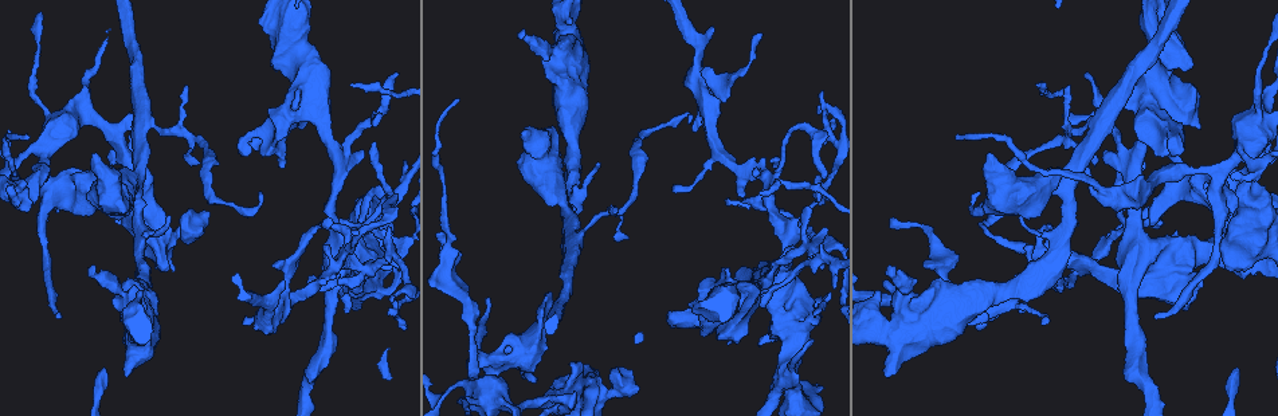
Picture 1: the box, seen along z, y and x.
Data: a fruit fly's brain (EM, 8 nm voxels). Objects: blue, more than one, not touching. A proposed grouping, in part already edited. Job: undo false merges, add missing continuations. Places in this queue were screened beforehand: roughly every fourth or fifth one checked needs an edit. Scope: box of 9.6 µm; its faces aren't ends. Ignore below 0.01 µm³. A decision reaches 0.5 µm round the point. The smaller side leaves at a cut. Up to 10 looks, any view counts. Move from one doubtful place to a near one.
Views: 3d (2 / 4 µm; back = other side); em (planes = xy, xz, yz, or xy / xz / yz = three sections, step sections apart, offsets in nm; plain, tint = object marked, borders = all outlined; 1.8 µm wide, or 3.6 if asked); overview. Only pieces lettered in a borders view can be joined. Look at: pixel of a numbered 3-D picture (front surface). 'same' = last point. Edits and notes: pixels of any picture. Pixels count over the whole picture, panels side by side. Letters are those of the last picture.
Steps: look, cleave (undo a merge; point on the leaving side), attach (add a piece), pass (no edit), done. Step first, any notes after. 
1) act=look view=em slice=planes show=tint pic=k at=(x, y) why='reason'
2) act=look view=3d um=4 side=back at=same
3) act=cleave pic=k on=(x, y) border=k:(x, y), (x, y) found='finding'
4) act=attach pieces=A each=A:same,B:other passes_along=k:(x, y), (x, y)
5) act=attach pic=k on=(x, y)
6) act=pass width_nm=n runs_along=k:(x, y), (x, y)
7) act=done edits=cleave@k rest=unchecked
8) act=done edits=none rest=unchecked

act=look view=em slice=yz step=8 show=borders pic=1 at=(571, 202) why='sudden change in width'

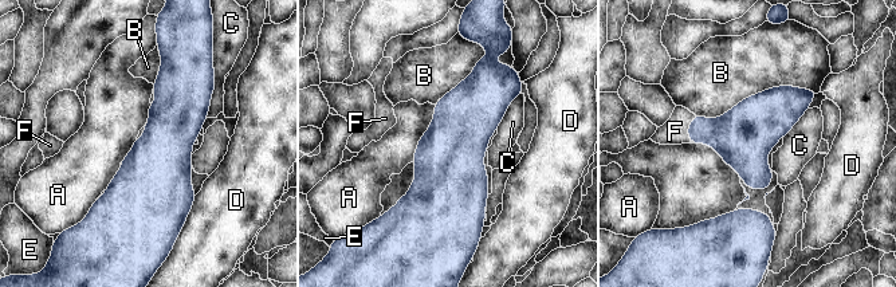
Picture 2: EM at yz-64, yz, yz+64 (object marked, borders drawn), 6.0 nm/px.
act=attach pieces=F each=A:other,B:other,C:other,D:other,E:other,F:same passes_along=2:(729, 134), (688, 129), (675, 132) found='it goes on there'

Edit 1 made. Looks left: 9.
act=look view=em um=3.6 slice=xz step=4 show=borders pic=1 at=(473, 367) why='four-way junction'

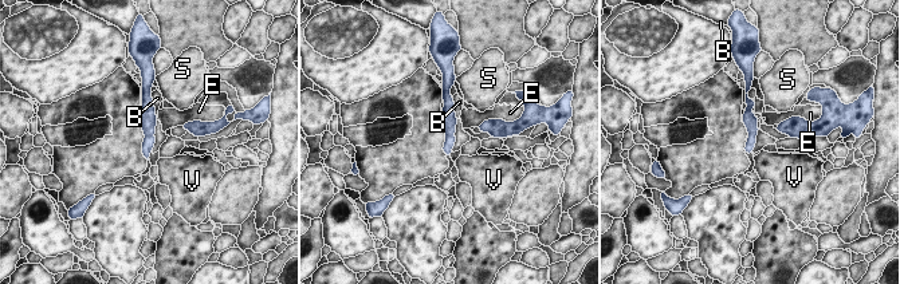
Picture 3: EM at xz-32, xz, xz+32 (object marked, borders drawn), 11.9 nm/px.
act=look view=em um=3.6 slice=planes show=borders at=same

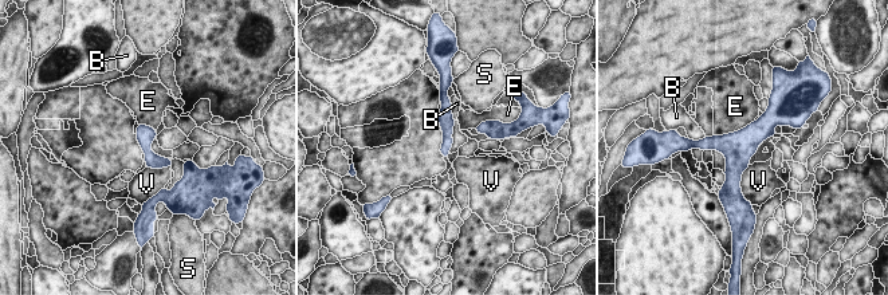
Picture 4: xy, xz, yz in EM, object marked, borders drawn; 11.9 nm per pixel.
act=pass each=B:other,E:other,S:other,V:other runs_along=4:(446, 107), (447, 145), (444, 152) found='all the same neuron'

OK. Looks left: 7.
act=look view=em um=3.6 slice=planes show=tint pic=1 at=(1069, 132) why='a fork'

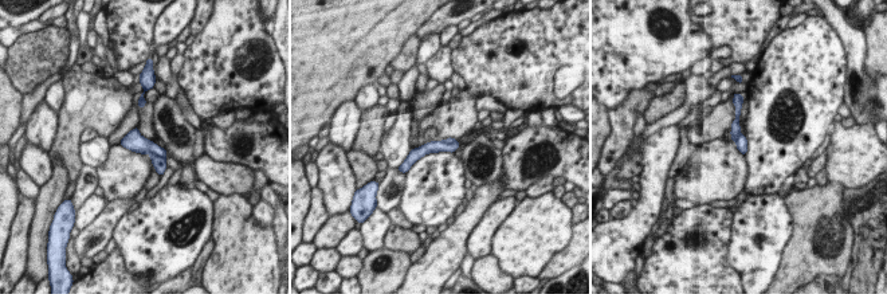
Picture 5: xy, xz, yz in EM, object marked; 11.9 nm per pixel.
act=look view=em um=3.6 slice=planes show=borders at=same

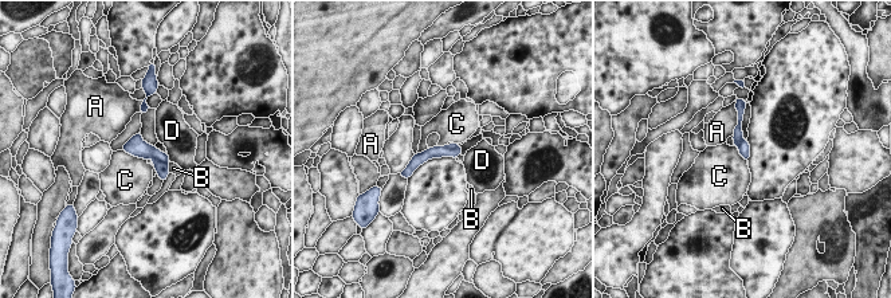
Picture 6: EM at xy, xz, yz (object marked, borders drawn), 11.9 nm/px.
act=cleave pic=6 on=(161, 168) longest_contact=A:360nm each=A:other,B:other,C:other,D:other found='a second neuron is stuck on'

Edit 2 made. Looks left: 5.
act=look view=em um=3.6 slice=xy step=4 show=tint pic=1 at=(785, 238) why='looks like a crossing'

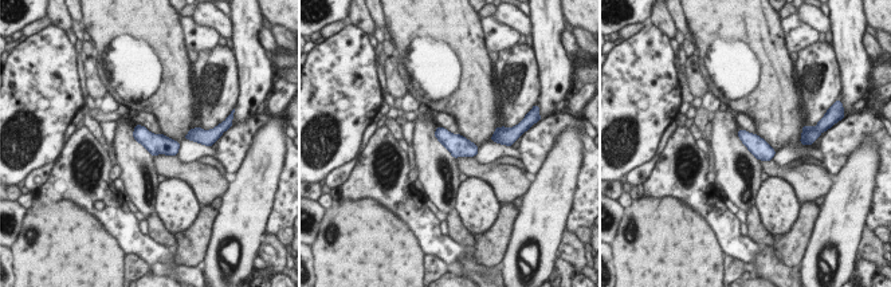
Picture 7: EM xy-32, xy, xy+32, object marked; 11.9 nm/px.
act=look view=em um=3.6 slice=planes show=tint at=same why='cut it another way'

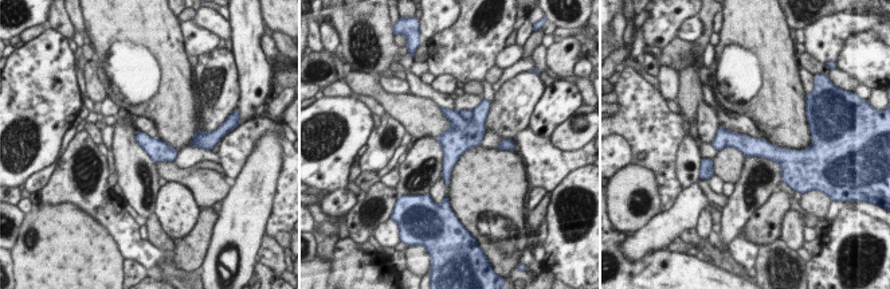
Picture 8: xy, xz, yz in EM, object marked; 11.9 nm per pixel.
act=look view=em um=3.6 slice=planes show=borders at=same why='see the neighbours'

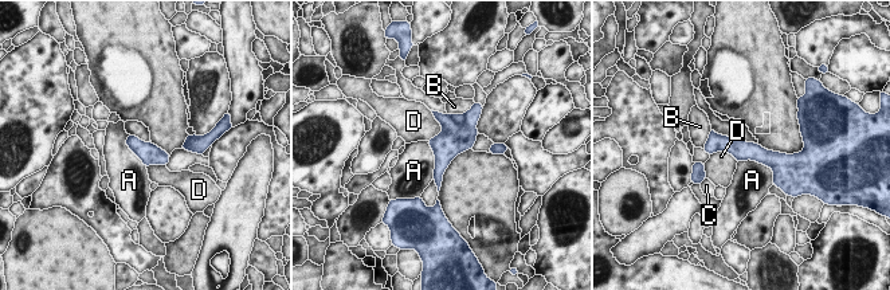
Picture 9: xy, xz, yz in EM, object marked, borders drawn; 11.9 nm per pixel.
act=cleave pic=9 on=(458, 118) width_nm=240 each=A:other,B:other,C:other,D:other border=9:(449, 116), (459, 125), (465, 121) found='a second neuron is stuck on'

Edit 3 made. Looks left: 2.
act=done edits=attach@2,cleave@6,cleave@9 rest=unchecked

